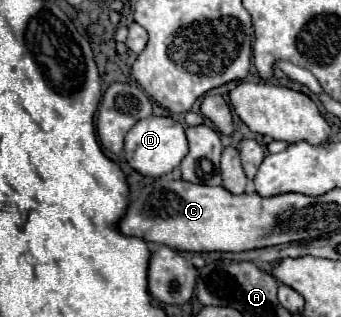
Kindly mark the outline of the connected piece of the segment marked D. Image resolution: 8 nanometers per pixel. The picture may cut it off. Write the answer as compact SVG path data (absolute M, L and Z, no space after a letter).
M151 116L151 118L139 120L125 138L125 158L129 166L143 176L159 178L159 176L169 174L181 164L187 152L189 152L189 146L187 146L185 130L171 116Z

